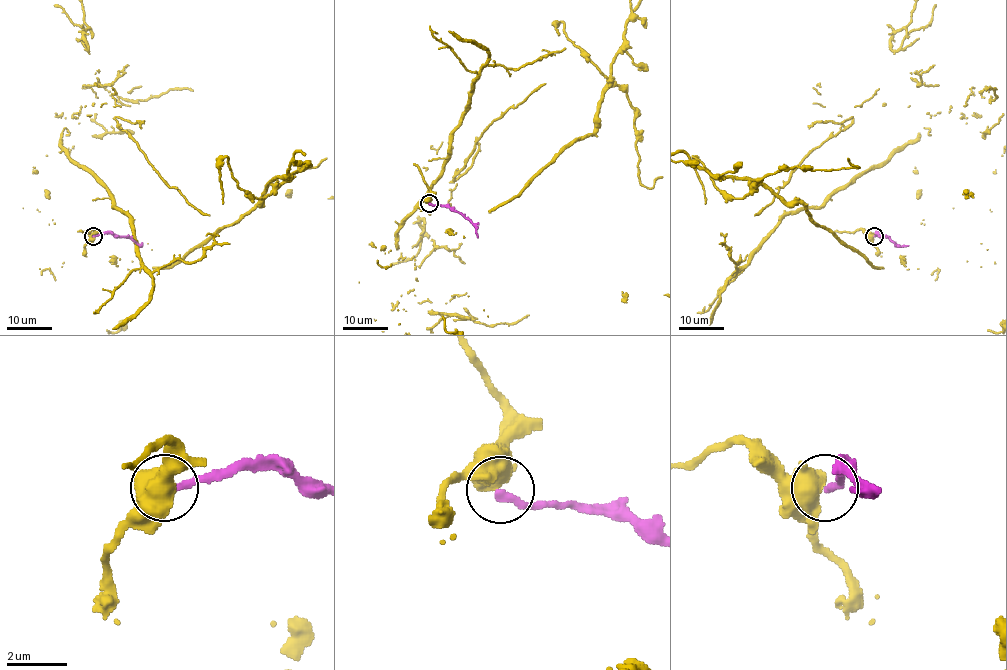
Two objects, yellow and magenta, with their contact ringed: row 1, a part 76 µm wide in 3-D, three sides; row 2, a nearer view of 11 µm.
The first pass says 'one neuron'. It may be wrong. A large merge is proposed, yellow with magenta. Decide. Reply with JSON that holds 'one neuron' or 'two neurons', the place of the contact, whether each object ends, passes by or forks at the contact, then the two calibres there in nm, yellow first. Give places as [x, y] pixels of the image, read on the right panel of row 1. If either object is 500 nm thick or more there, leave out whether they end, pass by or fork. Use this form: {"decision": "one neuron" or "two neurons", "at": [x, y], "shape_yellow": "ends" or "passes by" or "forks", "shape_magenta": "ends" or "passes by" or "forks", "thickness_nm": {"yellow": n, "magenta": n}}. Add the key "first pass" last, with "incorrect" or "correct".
{"decision": "two neurons", "at": [874, 236], "thickness_nm": {"yellow": 900, "magenta": 280}, "first pass": "incorrect"}

